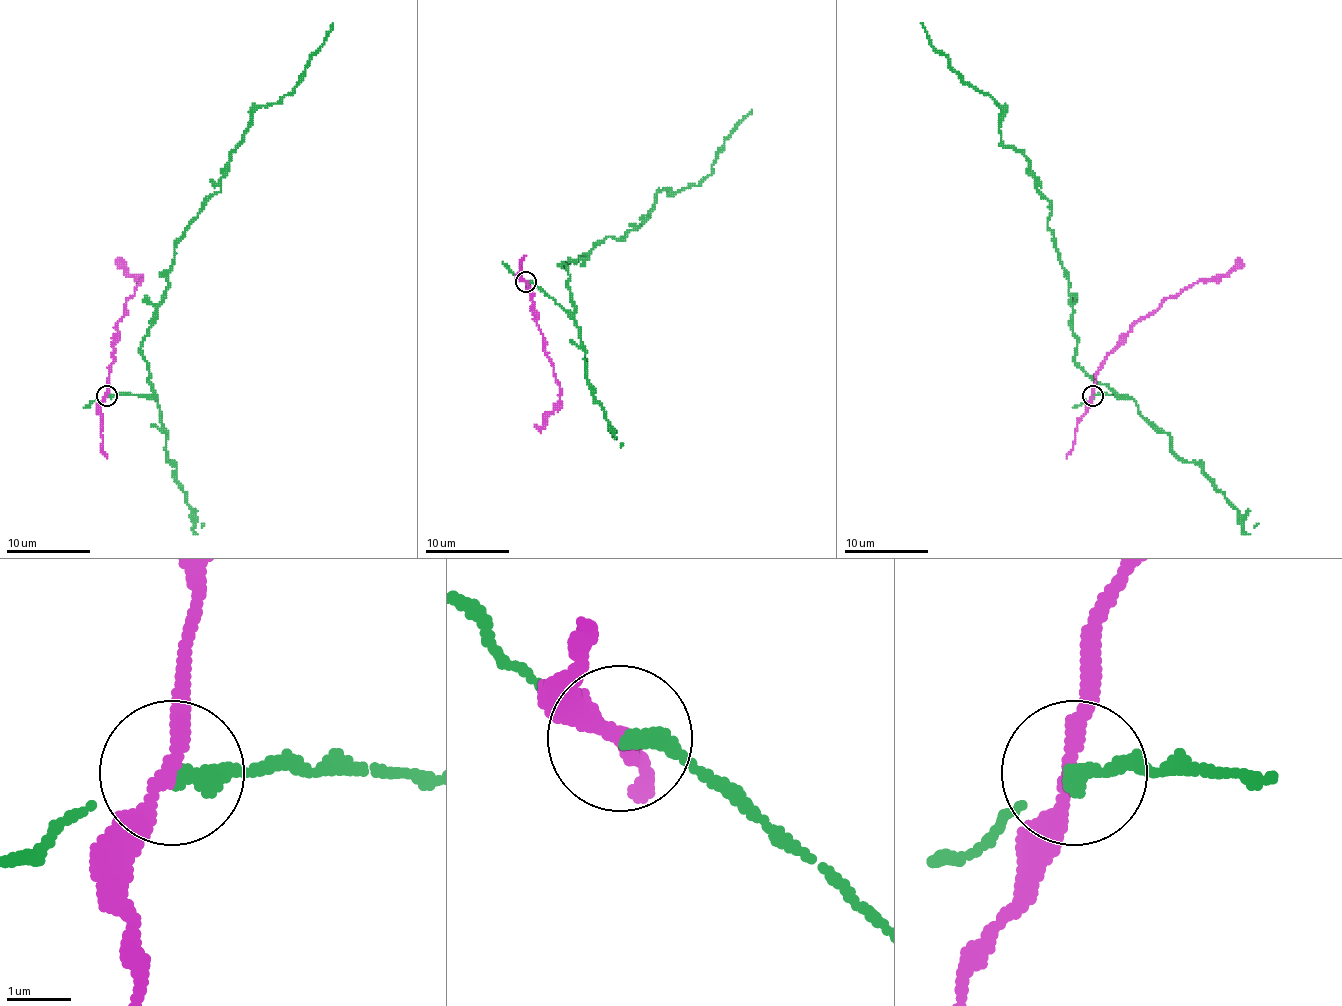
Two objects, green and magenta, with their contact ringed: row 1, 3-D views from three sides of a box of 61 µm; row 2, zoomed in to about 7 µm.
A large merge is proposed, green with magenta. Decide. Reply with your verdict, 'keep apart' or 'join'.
keep apart

